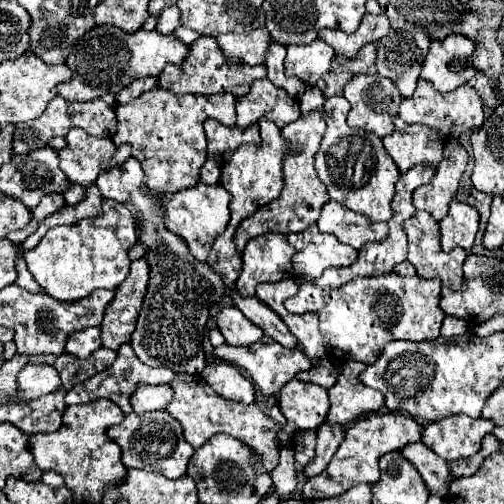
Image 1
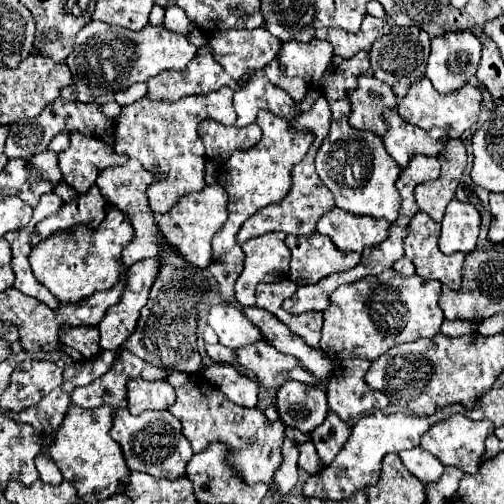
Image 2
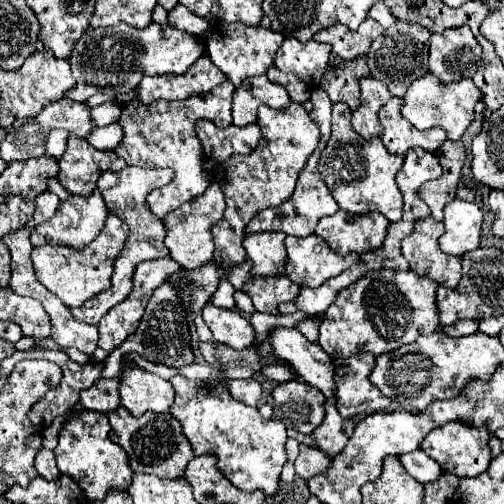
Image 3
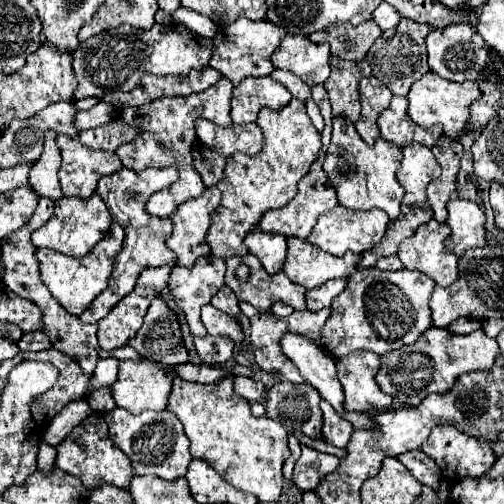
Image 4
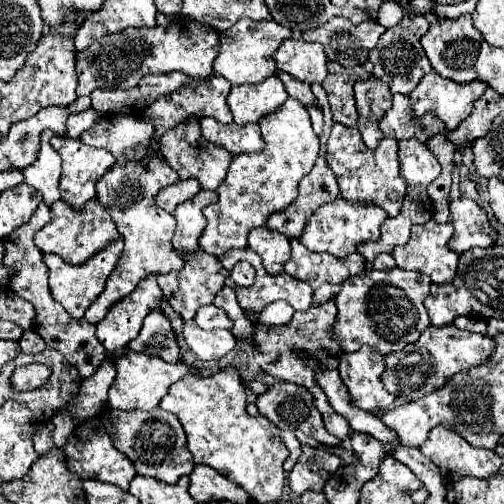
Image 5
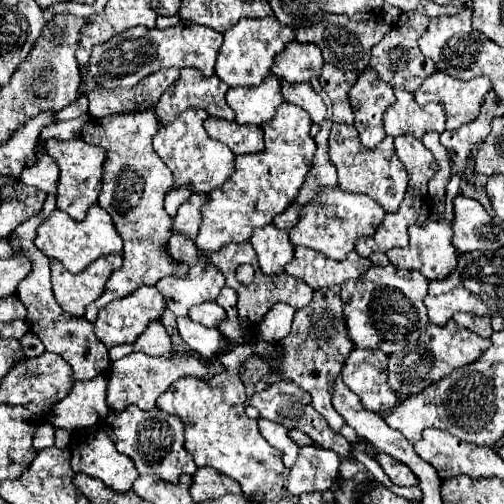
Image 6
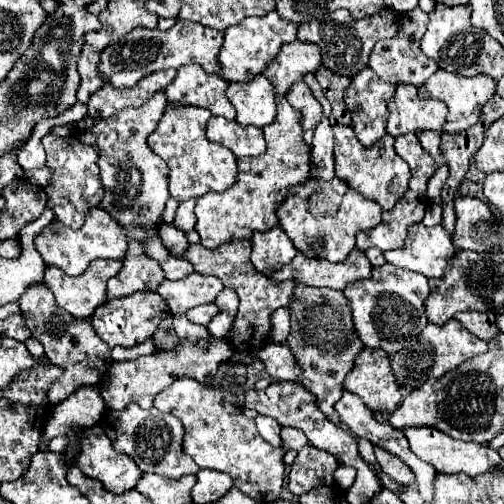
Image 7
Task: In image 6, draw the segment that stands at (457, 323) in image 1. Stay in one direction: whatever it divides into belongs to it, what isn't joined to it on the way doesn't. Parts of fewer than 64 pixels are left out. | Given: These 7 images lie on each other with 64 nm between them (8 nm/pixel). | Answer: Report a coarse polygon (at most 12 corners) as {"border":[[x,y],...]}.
{"border":[[456,314],[454,320],[482,338],[492,336],[490,316]]}

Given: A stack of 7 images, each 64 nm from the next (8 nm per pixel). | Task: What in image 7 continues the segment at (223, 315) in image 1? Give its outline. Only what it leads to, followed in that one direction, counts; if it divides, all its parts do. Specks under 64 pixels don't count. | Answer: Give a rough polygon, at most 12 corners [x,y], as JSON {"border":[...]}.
{"border":[[216,304],[192,308],[186,316],[194,324],[206,326],[218,310]]}

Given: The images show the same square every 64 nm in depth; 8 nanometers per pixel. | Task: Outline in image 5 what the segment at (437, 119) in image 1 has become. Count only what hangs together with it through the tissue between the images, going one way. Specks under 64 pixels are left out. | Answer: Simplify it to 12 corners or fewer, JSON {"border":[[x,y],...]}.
{"border":[[426,74],[410,94],[416,114],[434,110],[446,130],[472,114],[488,84]]}

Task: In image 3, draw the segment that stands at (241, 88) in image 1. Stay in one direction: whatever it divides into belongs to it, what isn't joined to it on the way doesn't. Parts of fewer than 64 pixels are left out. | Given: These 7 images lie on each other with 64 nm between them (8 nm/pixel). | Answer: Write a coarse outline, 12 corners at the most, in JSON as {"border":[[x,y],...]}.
{"border":[[202,56],[186,74],[144,76],[140,104],[184,100],[226,76]]}

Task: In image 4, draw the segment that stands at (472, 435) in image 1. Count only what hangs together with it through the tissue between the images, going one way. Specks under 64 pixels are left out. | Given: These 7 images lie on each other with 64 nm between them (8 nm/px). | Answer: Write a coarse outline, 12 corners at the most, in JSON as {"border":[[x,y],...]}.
{"border":[[436,426],[422,444],[446,480],[480,477],[494,464],[486,440]]}

